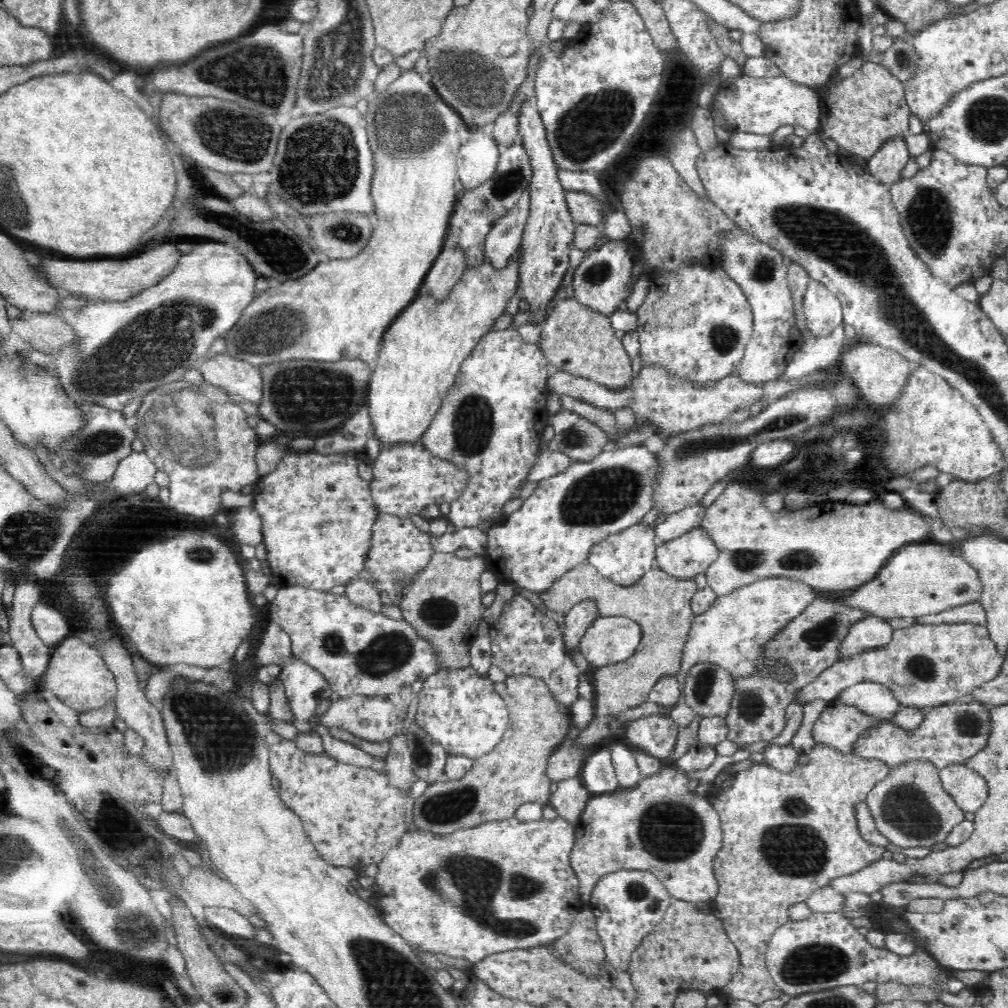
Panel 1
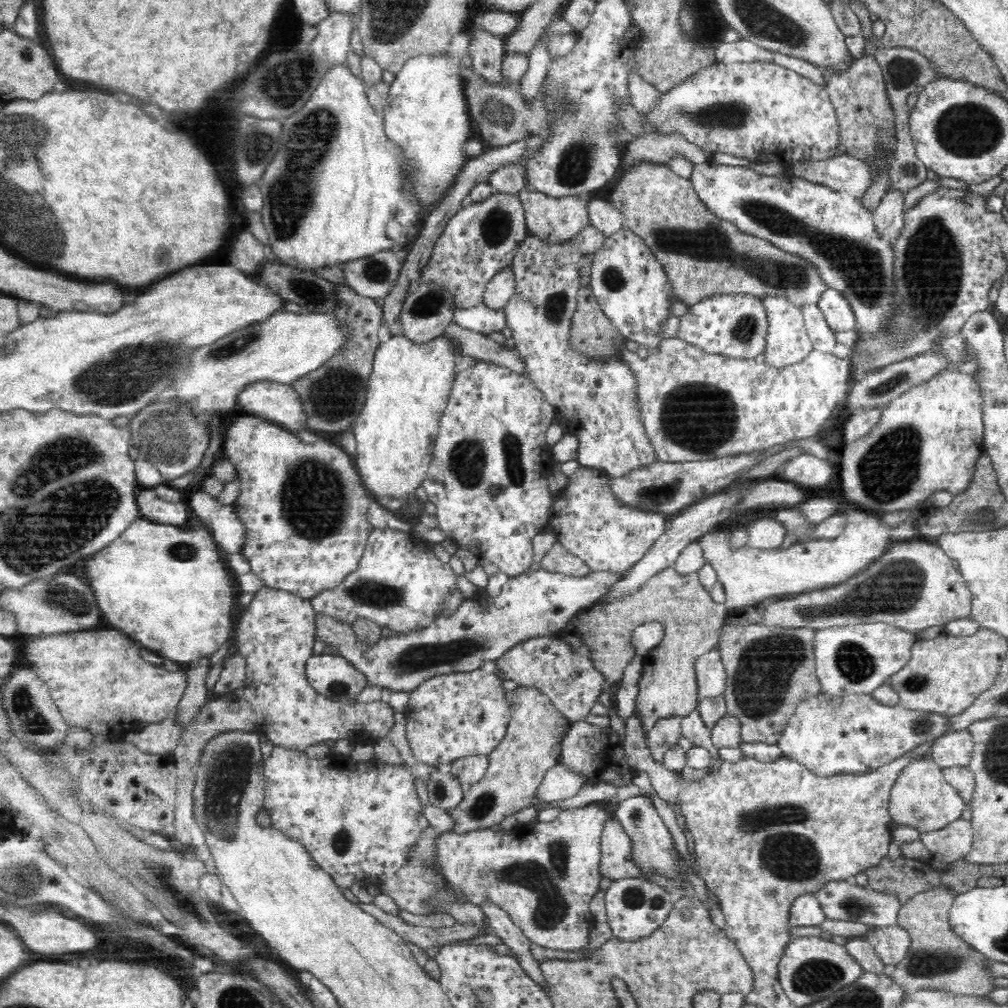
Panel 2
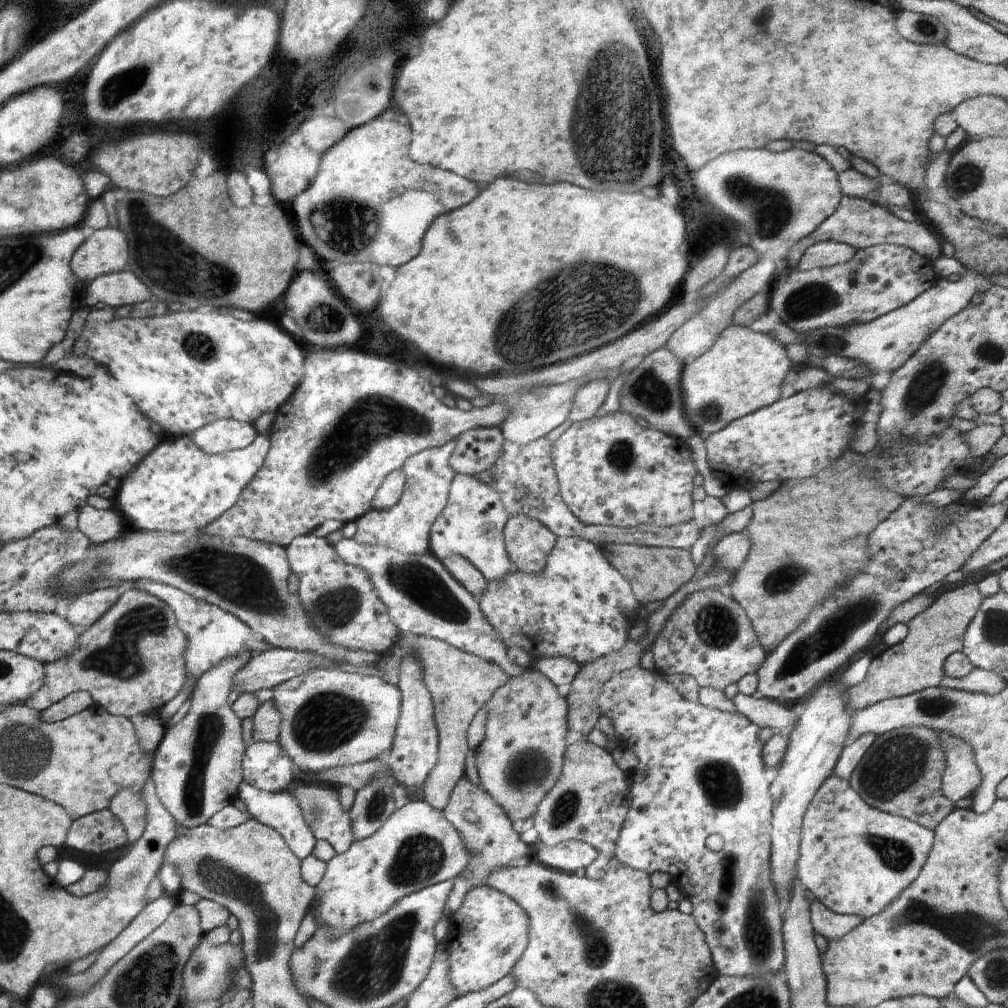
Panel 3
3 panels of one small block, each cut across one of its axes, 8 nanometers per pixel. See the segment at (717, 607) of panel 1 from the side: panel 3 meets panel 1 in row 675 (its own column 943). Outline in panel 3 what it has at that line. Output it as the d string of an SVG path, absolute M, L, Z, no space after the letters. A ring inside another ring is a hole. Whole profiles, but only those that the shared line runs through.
M978 667L972 668L966 677L955 679L944 677L944 681L939 684L940 688L954 688L962 692L980 692L982 694L998 694L1007 687L1007 680L1000 677L998 673L993 673ZM939 732L940 744L945 749L948 766L944 772L944 795L953 803L962 798L972 798L980 786L982 777L974 762L974 752L968 742L952 736L950 732Z

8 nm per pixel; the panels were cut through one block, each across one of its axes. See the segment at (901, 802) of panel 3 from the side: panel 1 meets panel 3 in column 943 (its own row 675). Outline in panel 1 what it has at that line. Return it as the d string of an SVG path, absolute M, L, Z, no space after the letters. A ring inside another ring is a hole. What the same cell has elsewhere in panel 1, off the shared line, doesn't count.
M816 597L816 600L809 604L802 614L792 619L784 628L781 628L762 648L762 662L757 666L755 673L747 677L736 677L733 680L733 692L731 708L725 716L728 727L727 739L736 742L744 748L753 742L760 740L771 741L778 736L785 727L785 712L788 706L795 700L796 692L816 681L816 678L838 662L838 648L841 640L848 634L849 628L860 619L865 619L869 614L864 611L853 610L850 607L841 607L840 604L827 600L823 597Z

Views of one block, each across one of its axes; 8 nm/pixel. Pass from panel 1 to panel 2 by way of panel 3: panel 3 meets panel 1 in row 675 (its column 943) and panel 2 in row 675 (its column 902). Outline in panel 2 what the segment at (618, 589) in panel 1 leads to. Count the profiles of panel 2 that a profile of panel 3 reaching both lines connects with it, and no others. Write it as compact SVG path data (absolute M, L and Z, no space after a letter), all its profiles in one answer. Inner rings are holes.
M673 567L666 568L650 578L643 588L629 596L613 597L612 600L598 600L590 607L581 609L563 629L556 633L557 638L564 639L564 642L572 647L574 653L588 657L593 662L593 666L603 673L604 678L621 680L624 668L635 656L631 632L644 622L659 621L660 624L663 624L663 639L644 656L642 673L638 680L638 695L635 700L634 714L640 719L642 729L646 733L660 719L667 719L672 715L684 718L699 707L695 660L714 648L715 644L719 642L721 624L729 621L729 610L725 603L716 604L698 577L698 573L680 575Z

